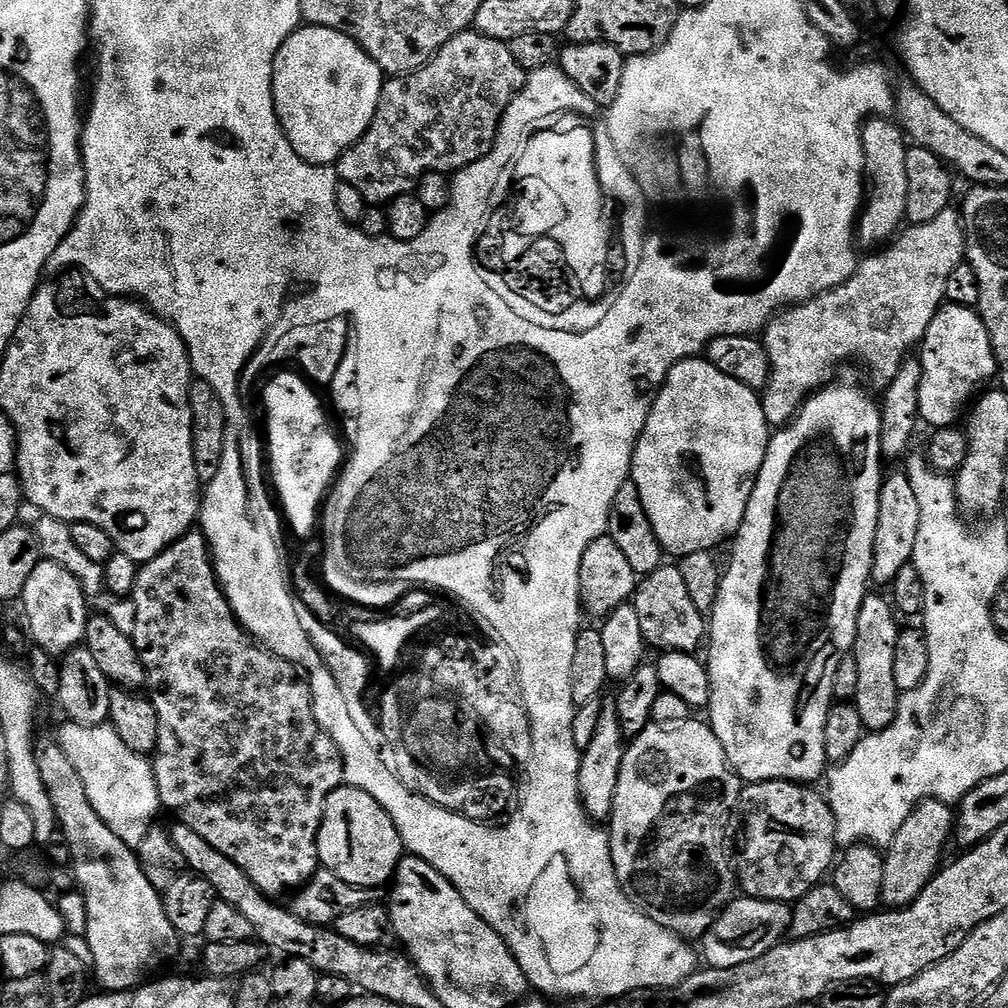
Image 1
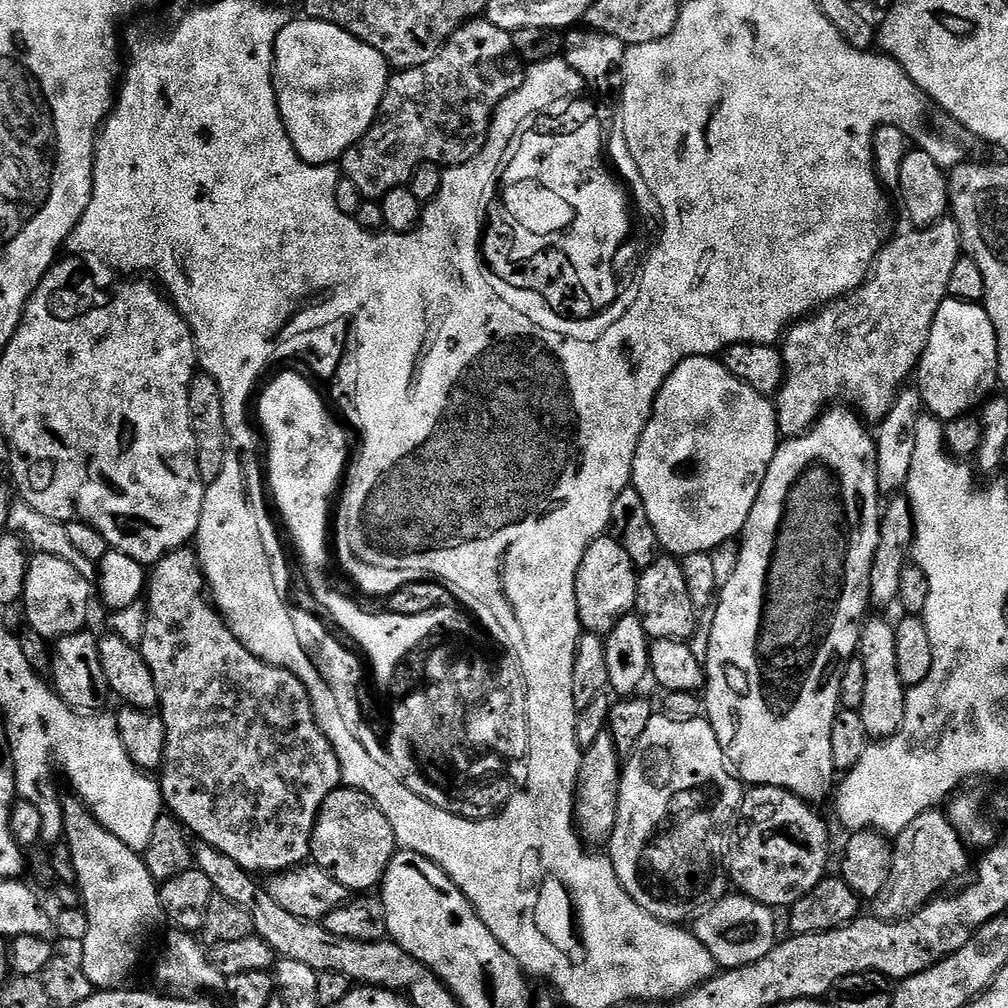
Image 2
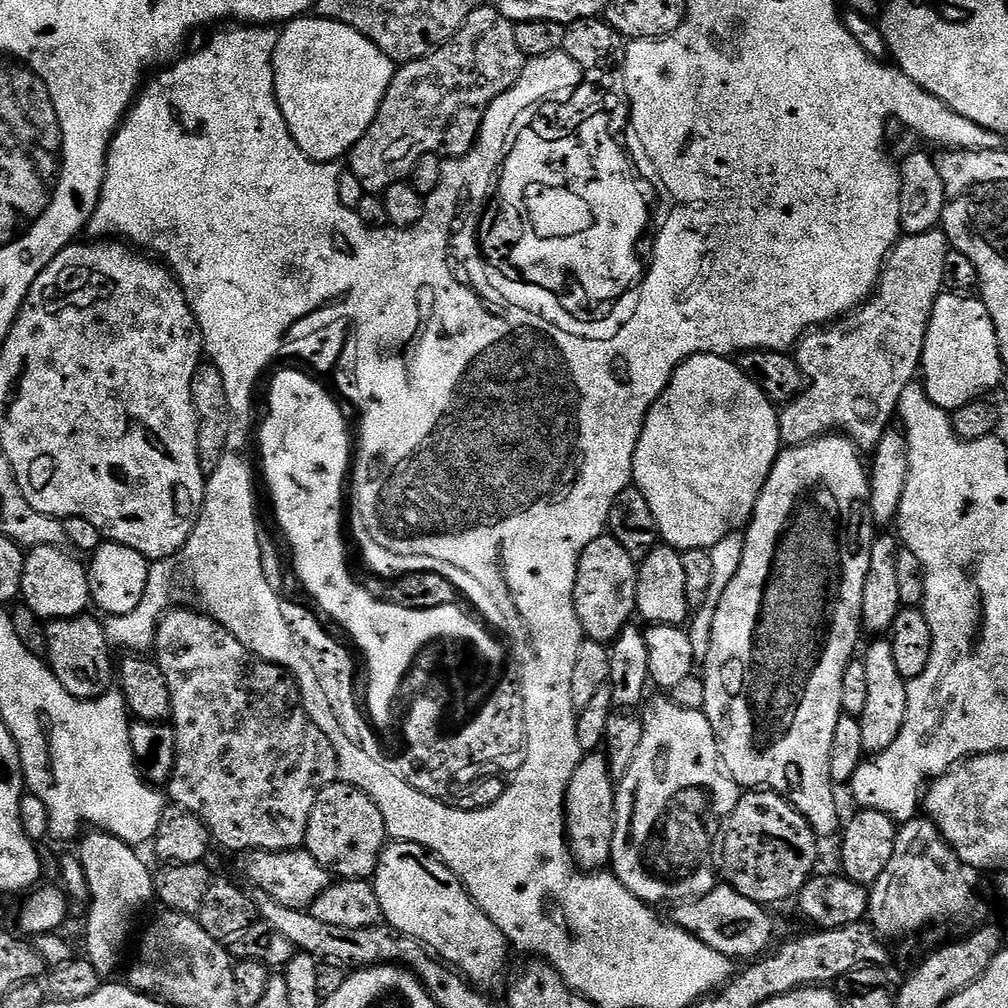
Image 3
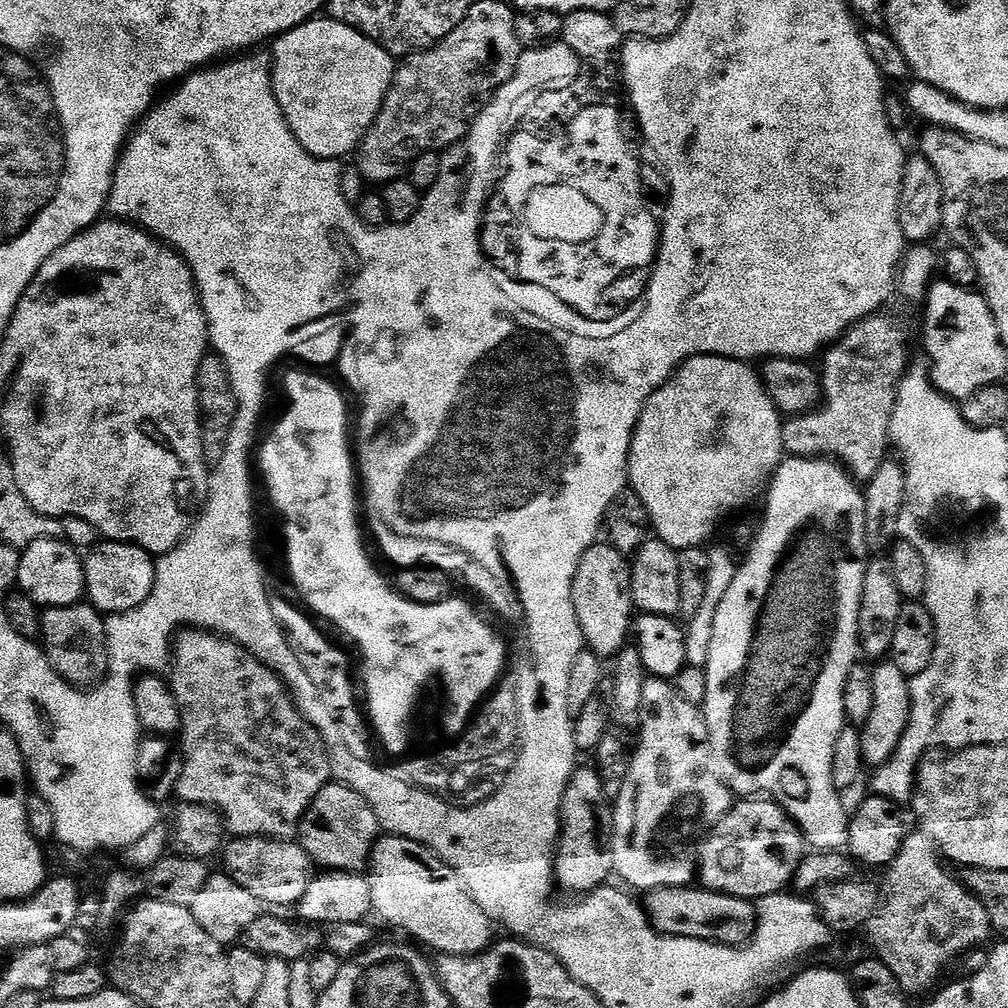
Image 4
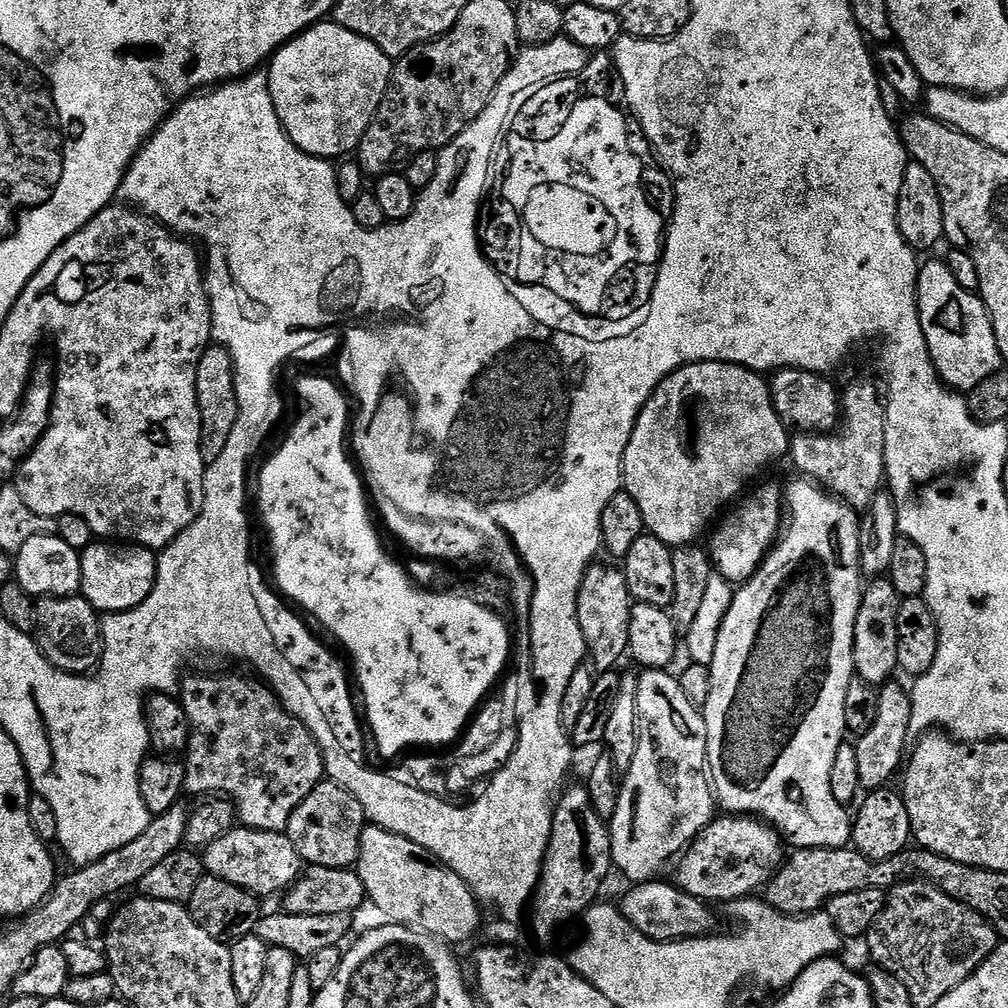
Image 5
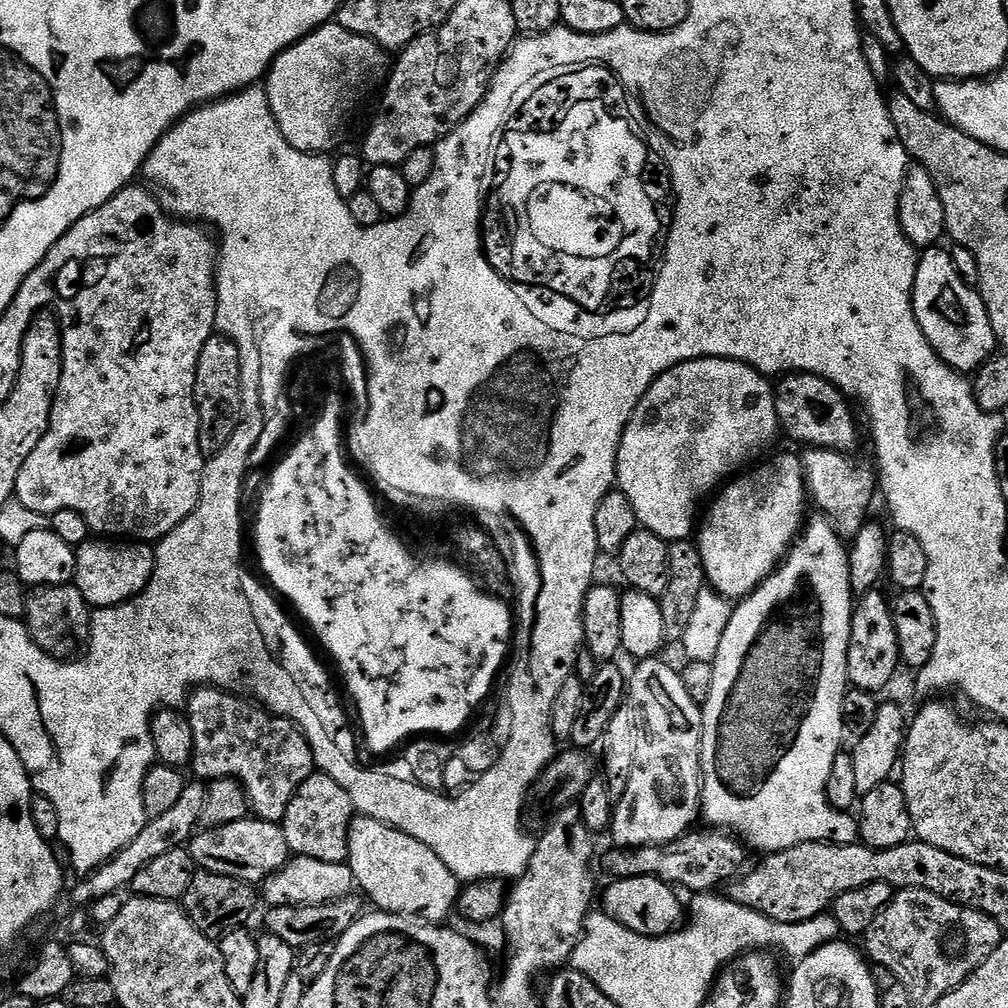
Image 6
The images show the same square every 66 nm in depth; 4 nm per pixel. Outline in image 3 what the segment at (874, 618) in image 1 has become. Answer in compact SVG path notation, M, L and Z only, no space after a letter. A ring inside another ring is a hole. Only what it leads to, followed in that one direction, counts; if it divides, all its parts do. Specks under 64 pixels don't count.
M876 638L872 645L865 652L862 652L862 659L866 666L866 691L870 694L866 697L866 710L858 717L862 726L862 746L865 753L875 754L889 748L898 738L902 726L906 722L906 710L908 709L908 685L898 674L898 666L894 662L894 650L891 639Z

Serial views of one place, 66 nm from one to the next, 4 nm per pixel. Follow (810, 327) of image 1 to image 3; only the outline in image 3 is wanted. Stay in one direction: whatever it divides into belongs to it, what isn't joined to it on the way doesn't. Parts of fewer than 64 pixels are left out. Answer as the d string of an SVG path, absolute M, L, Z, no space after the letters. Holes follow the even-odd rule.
M933 230L926 234L914 234L913 236L907 234L901 235L900 239L896 241L896 244L892 248L891 254L888 255L888 259L884 262L884 268L880 271L880 280L876 283L876 291L860 307L855 308L853 312L849 312L847 316L841 316L840 319L823 325L805 334L800 339L799 344L794 349L794 357L803 376L803 388L791 401L779 409L781 445L797 448L803 444L808 444L812 440L816 440L819 436L836 433L847 436L861 453L871 454L876 451L878 442L882 442L882 434L886 434L886 430L893 427L894 421L897 419L902 390L906 390L906 386L913 384L917 379L918 373L921 371L922 361L924 359L926 330L932 317L934 302L945 291L944 275L946 274L946 254L949 250L948 236L942 230Z

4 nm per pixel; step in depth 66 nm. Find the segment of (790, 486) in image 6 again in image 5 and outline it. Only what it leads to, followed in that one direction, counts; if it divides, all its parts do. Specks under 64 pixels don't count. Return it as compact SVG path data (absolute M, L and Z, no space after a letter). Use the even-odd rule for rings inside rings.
M764 484L761 488L755 488L727 513L728 517L723 517L724 525L712 536L710 559L715 571L727 578L733 586L743 584L760 568L761 561L782 532L782 509L786 504L782 488L776 484Z

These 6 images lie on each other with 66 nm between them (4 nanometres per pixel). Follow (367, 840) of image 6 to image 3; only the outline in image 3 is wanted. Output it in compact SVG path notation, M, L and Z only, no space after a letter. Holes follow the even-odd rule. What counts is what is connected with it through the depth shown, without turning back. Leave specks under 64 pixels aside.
M401 840L385 843L370 883L378 896L380 915L389 928L397 928L402 934L422 942L445 964L467 977L473 985L492 984L499 978L504 963L508 960L508 952L510 953L508 939L504 937L502 930L498 930L498 926L494 926L494 922L490 922L488 915L475 904L460 879L432 853L427 852L422 846Z

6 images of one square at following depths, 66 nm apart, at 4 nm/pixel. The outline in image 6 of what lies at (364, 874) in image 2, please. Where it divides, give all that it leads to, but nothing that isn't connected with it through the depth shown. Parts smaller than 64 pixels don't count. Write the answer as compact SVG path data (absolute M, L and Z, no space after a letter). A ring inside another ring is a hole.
M315 771L306 782L298 786L286 814L282 827L286 834L289 853L306 858L318 858L318 862L343 864L348 858L348 835L357 810L350 802L350 794L334 782L325 772Z

